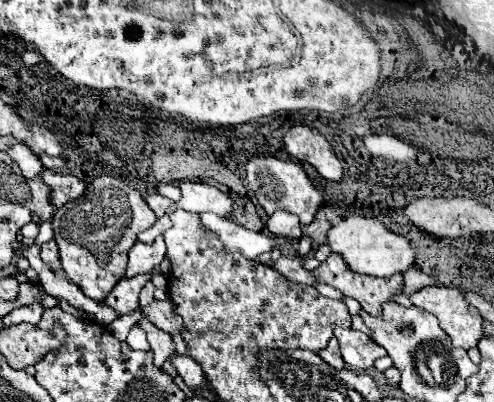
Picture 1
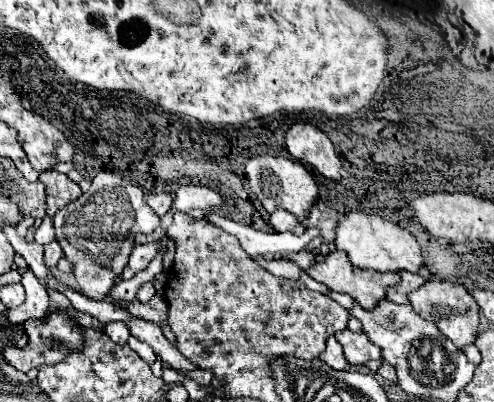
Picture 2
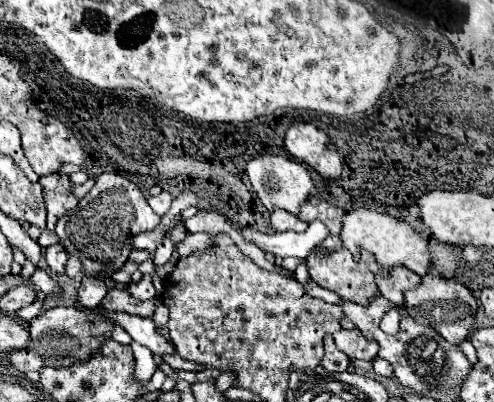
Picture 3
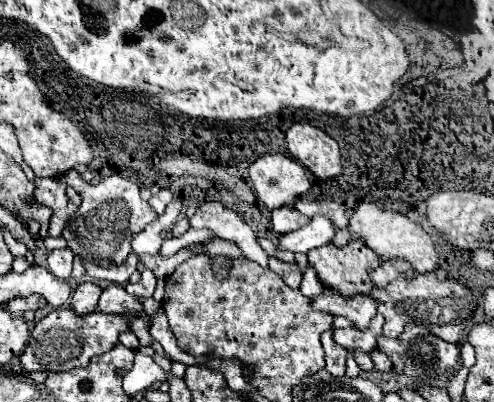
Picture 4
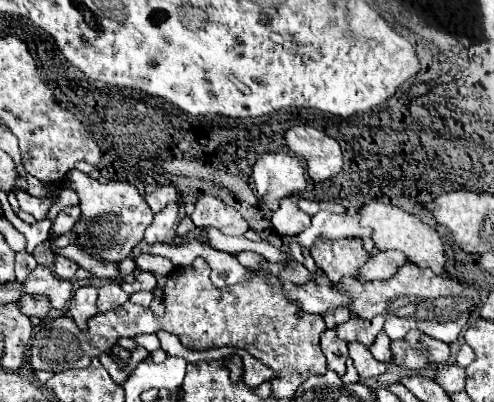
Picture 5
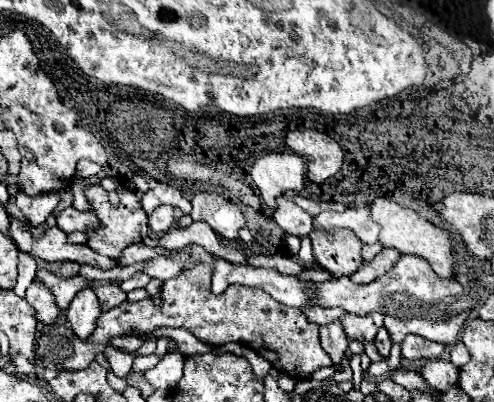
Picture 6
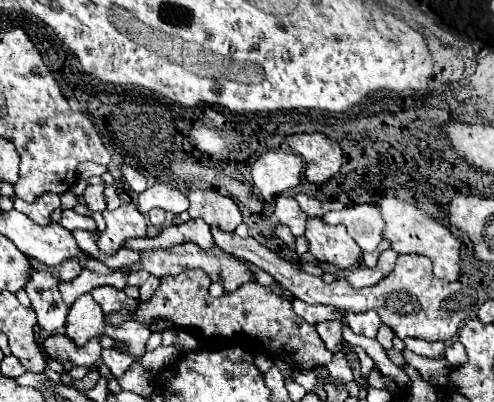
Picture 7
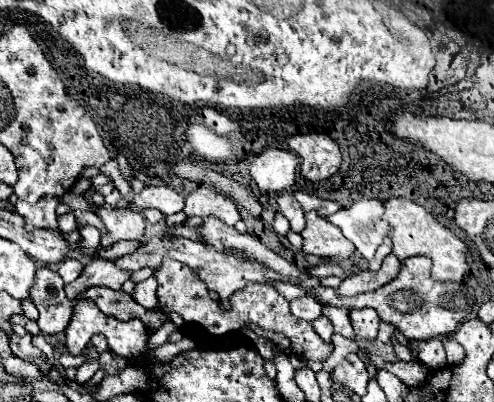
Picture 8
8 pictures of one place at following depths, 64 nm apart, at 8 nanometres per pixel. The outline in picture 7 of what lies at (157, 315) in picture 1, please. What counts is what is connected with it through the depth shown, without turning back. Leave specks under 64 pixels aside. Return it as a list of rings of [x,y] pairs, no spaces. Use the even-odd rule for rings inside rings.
[[[100,286],[92,290],[92,296],[102,306],[104,314],[110,314],[120,308],[128,308],[128,296],[124,294],[124,290],[118,290],[112,286]]]

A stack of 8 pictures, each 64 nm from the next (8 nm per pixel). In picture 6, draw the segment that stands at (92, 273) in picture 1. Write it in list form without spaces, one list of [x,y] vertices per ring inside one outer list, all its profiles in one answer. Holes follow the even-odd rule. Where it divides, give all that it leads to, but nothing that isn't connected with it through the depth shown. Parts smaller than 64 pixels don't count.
[[[100,184],[86,186],[84,194],[86,194],[88,204],[92,206],[92,212],[98,218],[98,224],[100,224],[96,230],[88,230],[86,232],[86,236],[88,236],[86,244],[94,252],[98,252],[102,256],[108,256],[108,258],[118,258],[124,248],[128,248],[130,244],[136,244],[136,242],[140,242],[140,240],[144,240],[148,236],[148,214],[144,212],[144,208],[142,208],[140,198],[136,196],[136,192],[130,190],[128,186],[122,186],[118,190],[118,196],[120,196],[120,204],[118,206],[110,204],[108,192]],[[84,288],[84,292],[78,292],[66,312],[70,328],[82,340],[86,340],[88,334],[94,332],[98,316],[100,316],[100,304],[92,288]]]

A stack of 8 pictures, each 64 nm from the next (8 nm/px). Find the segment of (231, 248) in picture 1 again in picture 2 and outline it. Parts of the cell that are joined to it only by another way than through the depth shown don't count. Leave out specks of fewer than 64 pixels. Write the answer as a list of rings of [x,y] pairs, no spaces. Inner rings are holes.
[[[206,212],[206,220],[212,222],[214,226],[222,228],[224,232],[232,234],[238,238],[240,246],[244,248],[244,252],[254,258],[258,254],[290,254],[290,252],[302,252],[306,248],[306,244],[318,236],[318,230],[316,228],[310,228],[310,230],[304,230],[302,236],[296,236],[292,232],[284,232],[284,234],[278,234],[278,232],[260,232],[260,230],[254,230],[250,226],[244,226],[244,224],[238,224],[234,220],[228,220],[224,216],[218,216],[216,212]]]

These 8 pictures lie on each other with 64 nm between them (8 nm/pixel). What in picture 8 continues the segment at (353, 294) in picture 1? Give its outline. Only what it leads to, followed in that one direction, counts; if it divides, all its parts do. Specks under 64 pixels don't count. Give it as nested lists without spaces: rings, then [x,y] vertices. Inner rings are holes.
[[[316,212],[306,214],[306,228],[302,230],[306,254],[314,254],[326,260],[348,260],[354,256],[354,244],[340,232],[338,226],[330,224]]]

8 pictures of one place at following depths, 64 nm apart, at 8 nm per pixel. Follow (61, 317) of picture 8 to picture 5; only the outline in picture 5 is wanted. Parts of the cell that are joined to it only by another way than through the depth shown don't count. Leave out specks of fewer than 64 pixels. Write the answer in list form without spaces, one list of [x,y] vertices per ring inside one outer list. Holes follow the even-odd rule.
[[[26,294],[26,296],[22,296],[18,300],[18,308],[26,316],[42,318],[42,316],[46,316],[50,312],[50,302],[48,302],[46,296],[30,296],[30,294]]]

